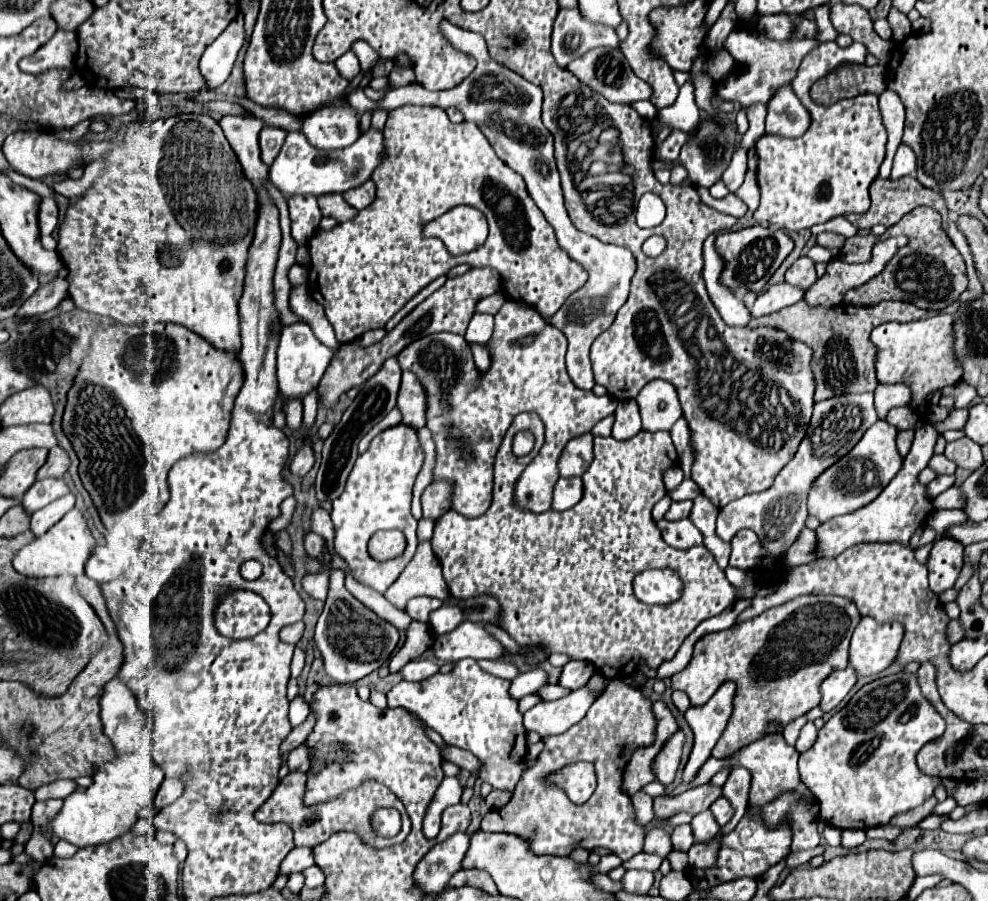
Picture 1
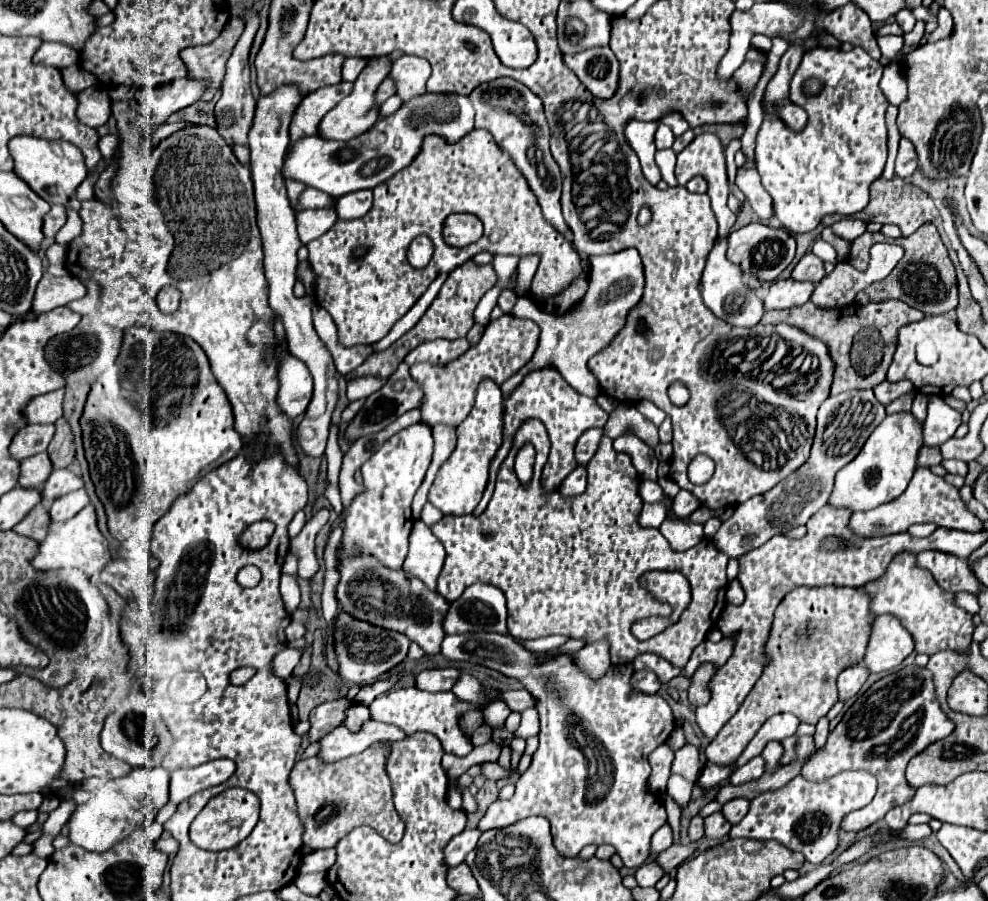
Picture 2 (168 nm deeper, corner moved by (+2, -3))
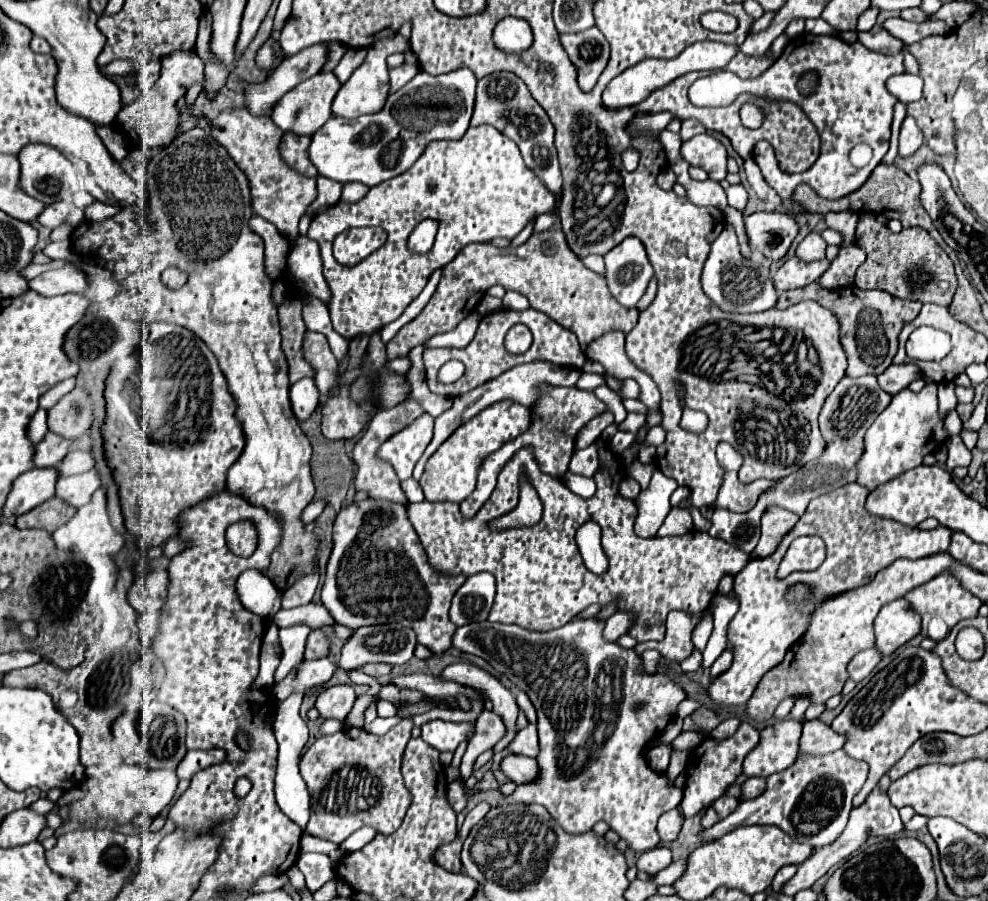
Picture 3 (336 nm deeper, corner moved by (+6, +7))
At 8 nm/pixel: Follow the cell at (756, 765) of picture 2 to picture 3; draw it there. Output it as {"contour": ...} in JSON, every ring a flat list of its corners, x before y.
{"contour":[[781,720,761,730,761,740,753,752,745,758,745,776,771,776,789,768,797,758,797,746,801,738,801,722]]}

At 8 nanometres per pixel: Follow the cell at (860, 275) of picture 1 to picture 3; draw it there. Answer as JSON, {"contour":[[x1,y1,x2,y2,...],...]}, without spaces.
{"contour":[[855,244,841,248,837,258,831,262,831,266,825,270,825,274,819,278,821,288,825,290,839,290,853,284,855,270,863,262,863,250]]}

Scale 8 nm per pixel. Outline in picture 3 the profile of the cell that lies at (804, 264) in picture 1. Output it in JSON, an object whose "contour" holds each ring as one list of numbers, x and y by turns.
{"contour":[[811,232,799,246,797,246,797,258,805,260,805,262,813,262,813,260,821,260,825,258,825,240]]}

